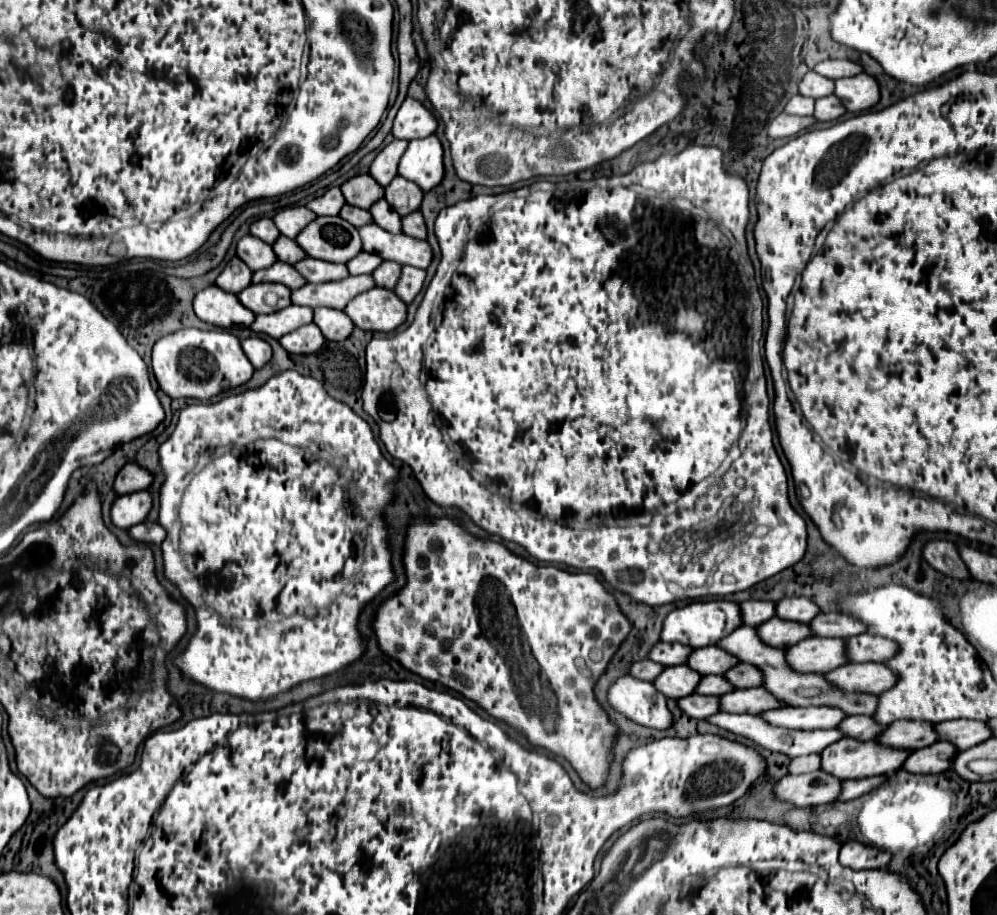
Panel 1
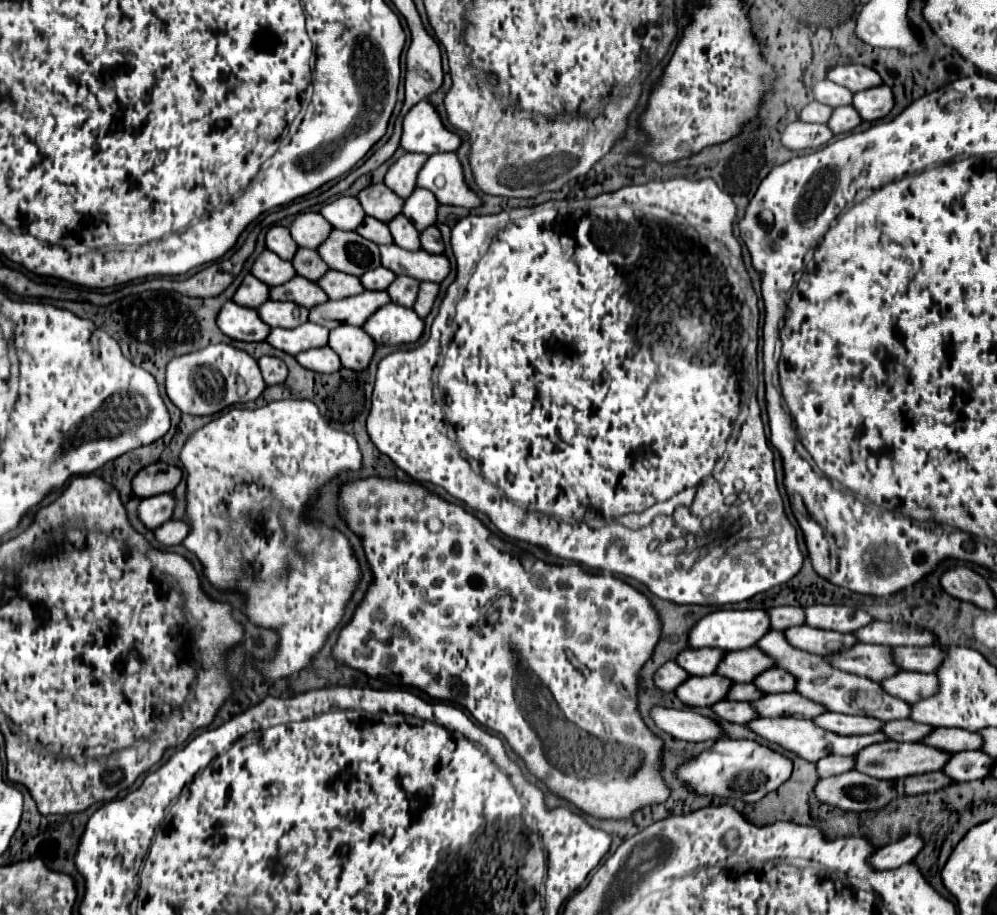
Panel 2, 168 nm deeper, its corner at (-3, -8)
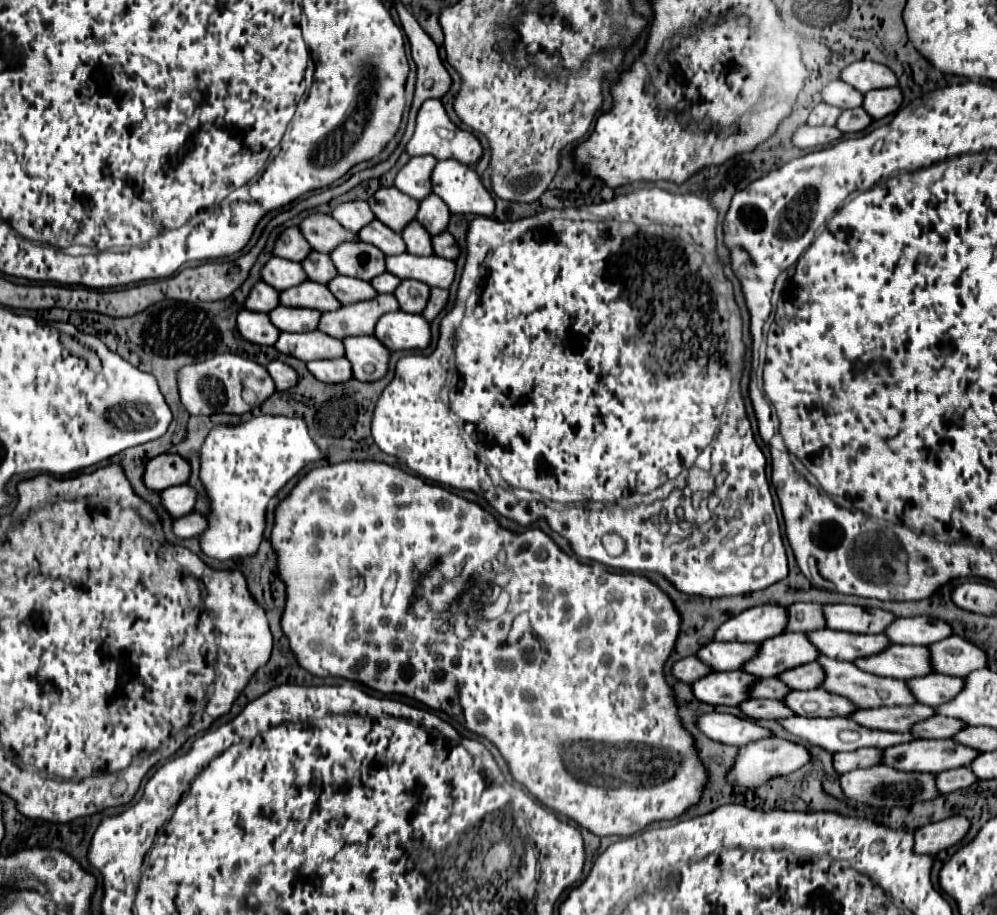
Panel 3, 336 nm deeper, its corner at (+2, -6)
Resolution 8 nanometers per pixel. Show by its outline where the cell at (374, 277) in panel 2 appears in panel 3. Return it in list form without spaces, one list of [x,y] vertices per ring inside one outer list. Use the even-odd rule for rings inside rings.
[[[385,272],[383,276],[373,278],[373,280],[371,280],[371,284],[373,284],[373,288],[375,288],[379,294],[381,294],[381,292],[385,292],[385,294],[393,294],[393,292],[395,292],[395,288],[401,284],[401,280],[399,280],[397,276],[393,276],[393,274]]]

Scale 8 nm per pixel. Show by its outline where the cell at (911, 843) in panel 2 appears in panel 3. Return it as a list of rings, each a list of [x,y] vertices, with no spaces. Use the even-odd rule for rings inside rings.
[[[951,816],[941,822],[927,824],[915,830],[915,852],[917,854],[937,854],[959,844],[971,828],[965,816]]]

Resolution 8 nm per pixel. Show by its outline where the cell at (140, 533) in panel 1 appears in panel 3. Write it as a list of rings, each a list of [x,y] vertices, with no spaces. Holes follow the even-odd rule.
[[[191,512],[187,516],[181,516],[173,522],[173,532],[179,536],[179,538],[193,538],[193,536],[199,536],[203,534],[203,530],[207,530],[209,522],[203,514],[199,512]]]

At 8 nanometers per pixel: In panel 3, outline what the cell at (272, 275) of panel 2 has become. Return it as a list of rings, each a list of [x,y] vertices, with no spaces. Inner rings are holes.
[[[273,256],[263,268],[263,282],[267,282],[269,286],[273,286],[279,292],[299,286],[305,280],[309,280],[309,278],[303,272],[303,266],[299,262],[291,262],[291,260]]]

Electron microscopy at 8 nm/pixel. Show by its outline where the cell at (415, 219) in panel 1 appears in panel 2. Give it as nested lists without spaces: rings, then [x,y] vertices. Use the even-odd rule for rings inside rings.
[[[430,226],[430,228],[420,232],[420,244],[426,252],[432,252],[432,254],[442,254],[444,252],[444,244],[440,240],[440,232],[438,232],[436,226]]]

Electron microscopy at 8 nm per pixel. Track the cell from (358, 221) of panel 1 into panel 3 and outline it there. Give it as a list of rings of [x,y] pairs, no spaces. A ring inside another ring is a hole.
[[[375,220],[371,222],[369,226],[365,226],[361,232],[359,232],[359,238],[367,244],[373,244],[377,246],[385,256],[393,256],[393,254],[403,254],[407,248],[405,248],[405,242],[401,238],[401,234],[393,232],[391,228],[387,228],[383,222]]]

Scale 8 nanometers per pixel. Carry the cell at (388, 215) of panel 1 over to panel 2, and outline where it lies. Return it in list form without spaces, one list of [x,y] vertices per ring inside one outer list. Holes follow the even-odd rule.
[[[398,214],[394,216],[390,222],[388,222],[388,228],[390,228],[390,234],[394,238],[394,244],[398,244],[400,248],[406,248],[406,250],[418,250],[420,248],[420,240],[418,240],[418,230],[412,226],[412,222]]]

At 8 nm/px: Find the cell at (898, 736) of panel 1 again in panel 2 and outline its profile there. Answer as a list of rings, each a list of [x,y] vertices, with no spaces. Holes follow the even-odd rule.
[[[934,728],[926,738],[922,738],[922,742],[950,754],[962,750],[980,750],[980,736],[962,728]]]

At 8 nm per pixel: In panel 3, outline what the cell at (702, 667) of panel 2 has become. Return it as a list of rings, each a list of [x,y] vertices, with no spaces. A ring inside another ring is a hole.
[[[711,642],[699,650],[699,658],[713,670],[739,670],[759,652],[759,642]]]

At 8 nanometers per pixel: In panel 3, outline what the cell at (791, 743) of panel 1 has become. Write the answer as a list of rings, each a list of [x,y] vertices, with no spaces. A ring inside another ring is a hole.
[[[791,716],[785,720],[779,720],[793,736],[797,736],[801,742],[809,744],[809,746],[821,746],[829,752],[845,752],[845,750],[857,750],[863,746],[875,746],[875,748],[889,748],[889,746],[897,746],[897,744],[905,744],[915,740],[915,736],[911,732],[907,734],[899,734],[899,732],[883,732],[883,730],[871,730],[865,728],[849,718],[843,716],[833,716],[833,718],[803,718],[803,716]]]

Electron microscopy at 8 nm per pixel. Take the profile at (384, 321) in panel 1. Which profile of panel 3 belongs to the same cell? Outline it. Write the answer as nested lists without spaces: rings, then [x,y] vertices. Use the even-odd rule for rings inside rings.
[[[397,310],[377,322],[375,336],[389,350],[425,350],[431,344],[431,326],[419,314]]]

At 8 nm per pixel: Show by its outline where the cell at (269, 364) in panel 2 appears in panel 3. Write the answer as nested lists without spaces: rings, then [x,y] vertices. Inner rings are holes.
[[[279,360],[269,362],[269,364],[267,364],[267,370],[269,370],[271,378],[275,380],[275,384],[277,384],[277,390],[279,390],[279,392],[293,388],[293,386],[297,384],[297,380],[299,380],[299,378],[297,378],[297,372],[295,372],[289,364],[279,362]]]

